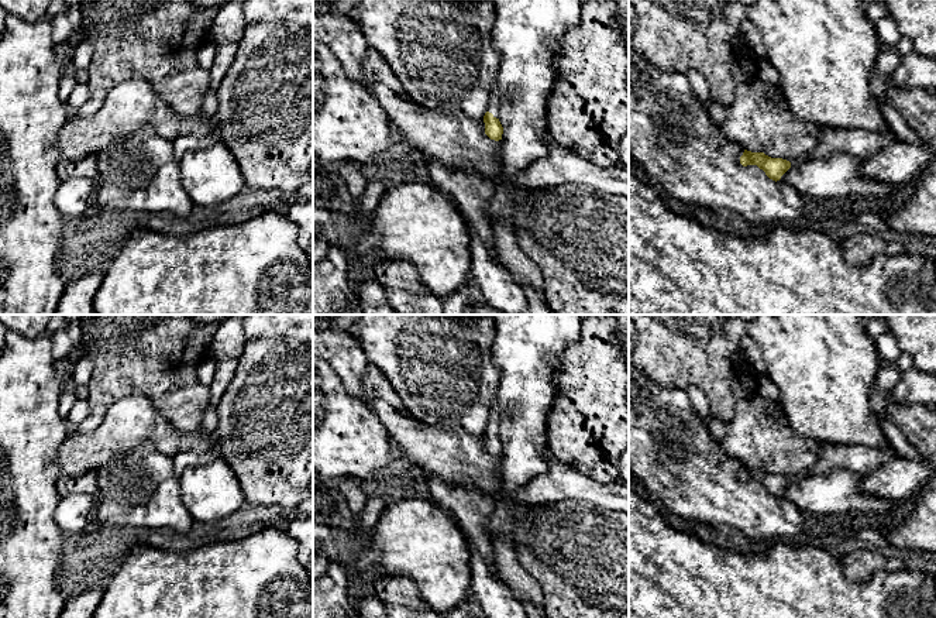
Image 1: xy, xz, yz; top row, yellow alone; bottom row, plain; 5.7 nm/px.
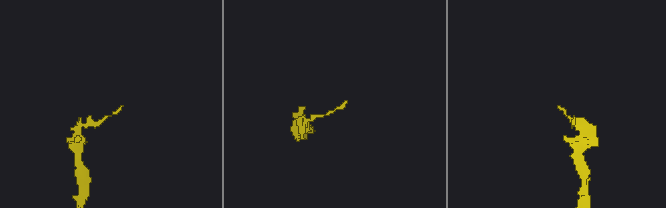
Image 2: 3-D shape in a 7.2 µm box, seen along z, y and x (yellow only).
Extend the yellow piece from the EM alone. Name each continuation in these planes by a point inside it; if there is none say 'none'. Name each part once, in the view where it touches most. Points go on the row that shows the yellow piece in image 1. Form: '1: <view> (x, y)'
1: xz (496, 93)

